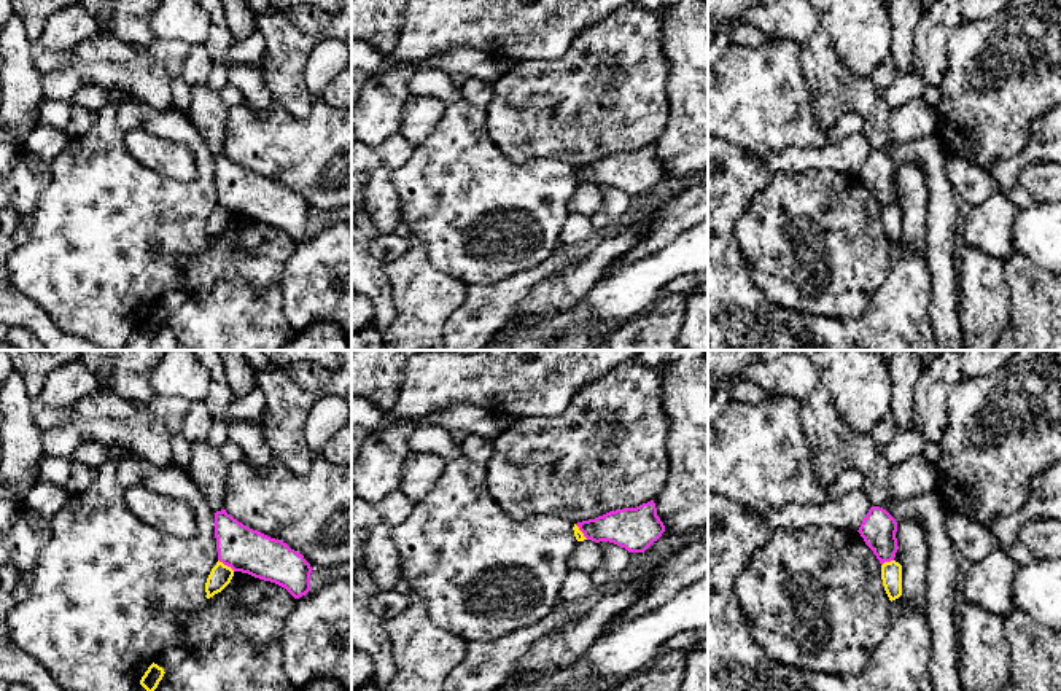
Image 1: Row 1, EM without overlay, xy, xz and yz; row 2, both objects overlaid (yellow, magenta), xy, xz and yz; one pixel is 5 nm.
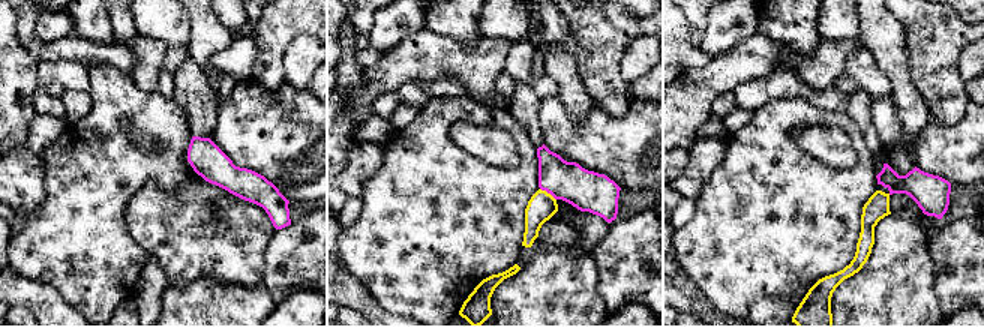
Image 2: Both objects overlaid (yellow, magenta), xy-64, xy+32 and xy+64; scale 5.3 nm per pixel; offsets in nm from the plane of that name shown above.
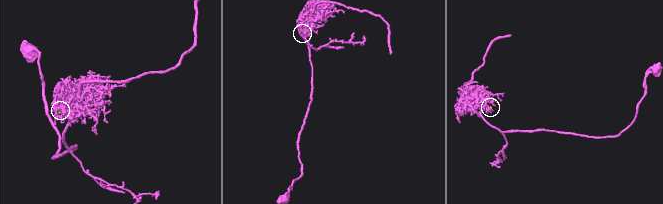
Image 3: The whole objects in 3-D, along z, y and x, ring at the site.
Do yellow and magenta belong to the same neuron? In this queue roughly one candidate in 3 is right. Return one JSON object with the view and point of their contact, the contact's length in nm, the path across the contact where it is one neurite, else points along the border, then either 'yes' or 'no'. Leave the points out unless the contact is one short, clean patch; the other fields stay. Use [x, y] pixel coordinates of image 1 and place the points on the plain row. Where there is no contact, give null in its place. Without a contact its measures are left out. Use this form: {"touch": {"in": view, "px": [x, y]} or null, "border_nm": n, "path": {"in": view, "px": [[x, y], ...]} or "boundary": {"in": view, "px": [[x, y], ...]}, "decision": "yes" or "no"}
{"touch": {"in": "xy", "px": [226, 209]}, "border_nm": 110, "boundary": {"in": "xy", "px": [[218, 203], [234, 214]]}, "decision": "no"}

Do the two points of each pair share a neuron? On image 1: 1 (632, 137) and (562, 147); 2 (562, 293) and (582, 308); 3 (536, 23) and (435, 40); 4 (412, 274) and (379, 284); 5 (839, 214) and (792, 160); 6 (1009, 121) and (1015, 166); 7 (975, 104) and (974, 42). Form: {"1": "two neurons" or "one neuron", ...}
{"1": "one neuron", "2": "two neurons", "3": "one neuron", "4": "two neurons", "5": "two neurons", "6": "two neurons", "7": "one neuron"}

